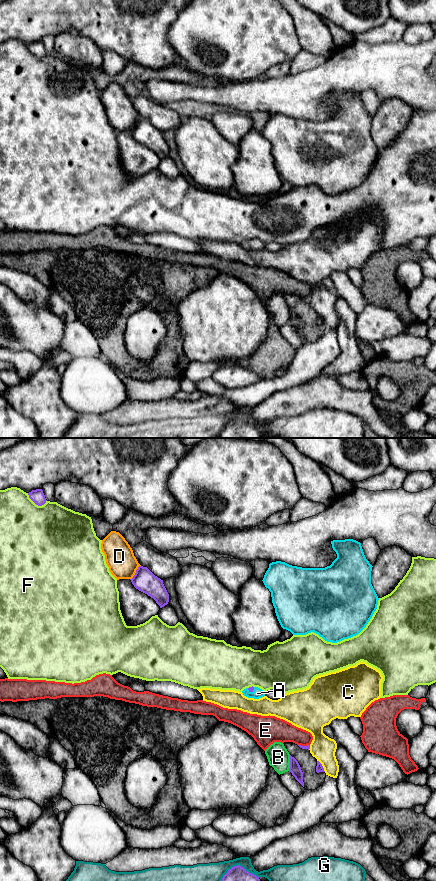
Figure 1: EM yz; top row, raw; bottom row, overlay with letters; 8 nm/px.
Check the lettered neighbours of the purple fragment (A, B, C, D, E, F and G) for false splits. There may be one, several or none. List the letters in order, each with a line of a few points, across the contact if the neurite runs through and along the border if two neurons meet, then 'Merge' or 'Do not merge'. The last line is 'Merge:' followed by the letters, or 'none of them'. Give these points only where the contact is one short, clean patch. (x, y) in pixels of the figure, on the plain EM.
A: Line: yz (250, 241), (251, 243), (257, 245). Merge
B: Do not merge
C: Do not merge
D: Do not merge
E: Do not merge
F: Do not merge
G: Do not merge
Merge: A

